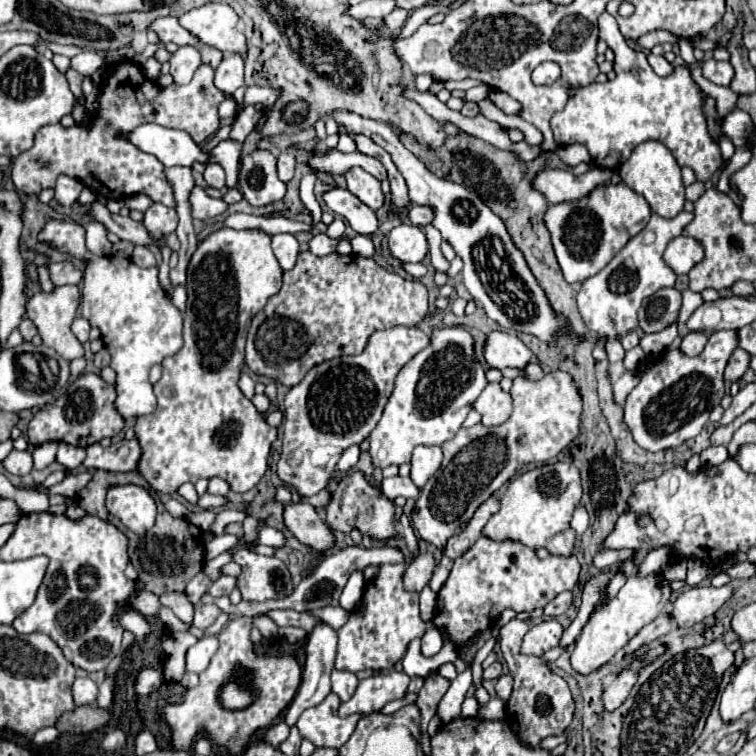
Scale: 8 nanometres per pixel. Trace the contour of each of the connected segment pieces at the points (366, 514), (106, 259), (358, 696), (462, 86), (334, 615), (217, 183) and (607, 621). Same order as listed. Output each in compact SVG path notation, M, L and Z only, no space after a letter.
M351 473L339 481L337 491L331 495L331 501L327 505L327 523L331 529L345 533L357 527L361 533L371 535L375 539L387 539L397 533L393 503L379 489L371 487L363 473Z
M49 219L37 233L37 241L49 243L53 249L69 253L75 259L85 259L81 313L91 327L101 331L101 341L111 353L111 369L117 373L117 413L125 421L153 413L155 395L153 385L149 383L149 369L155 363L161 363L165 355L175 355L183 347L183 315L163 291L157 267L141 269L127 257L93 255L85 247L85 227L75 221Z
M399 671L367 677L367 679L359 681L355 695L349 701L341 703L339 715L347 717L353 713L367 715L373 711L381 711L389 701L403 699L407 693L407 685L409 685L409 677Z
M466 78L464 80L458 80L458 81L453 81L453 80L445 81L443 85L445 85L445 87L447 87L447 90L449 91L453 91L453 90L467 91L473 86L481 85L481 81Z
M321 607L321 609L307 609L305 613L309 613L309 615L317 615L317 617L321 617L325 623L329 623L333 629L339 629L345 621L347 621L347 617L349 617L349 611L345 611L345 609L341 609L341 607Z
M217 163L207 165L203 177L205 177L207 185L213 187L213 189L221 189L221 187L225 187L225 171L223 171L223 167L217 165Z
M627 559L621 569L627 575L627 583L619 589L619 593L609 603L605 603L591 615L589 623L583 627L583 631L579 635L579 641L575 641L575 649L571 653L571 667L573 667L573 671L577 671L581 675L589 675L589 673L597 671L601 665L605 665L607 661L611 661L613 655L617 651L621 651L637 635L637 631L641 631L641 627L645 627L653 619L657 619L657 615L661 615L665 611L665 607L669 605L671 589L657 587L659 575L639 577L637 567L633 565L631 559Z

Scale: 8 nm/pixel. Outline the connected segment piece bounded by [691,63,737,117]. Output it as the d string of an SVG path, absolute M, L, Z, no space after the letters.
M695 63L695 65L691 67L691 75L693 75L693 81L695 81L707 95L711 95L711 97L717 101L717 113L719 113L719 117L725 117L725 115L735 107L737 95L733 95L731 87L719 87L719 85L715 85L715 83L709 83L709 81L703 77L699 63Z

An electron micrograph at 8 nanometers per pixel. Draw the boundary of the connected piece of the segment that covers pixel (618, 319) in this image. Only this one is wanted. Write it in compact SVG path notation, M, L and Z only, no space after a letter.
M681 211L673 219L653 213L641 233L629 239L629 243L597 275L583 281L577 305L589 331L597 335L625 335L637 327L637 309L641 307L641 301L661 287L671 287L675 283L675 273L665 265L663 251L671 239L683 233L691 219L693 215L687 211Z

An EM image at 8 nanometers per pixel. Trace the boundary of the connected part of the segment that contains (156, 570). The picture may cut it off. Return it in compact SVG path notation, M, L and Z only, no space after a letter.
M152 493L157 505L157 517L153 529L141 539L137 551L133 553L133 557L137 557L135 561L135 569L141 573L139 575L139 583L143 583L143 589L155 595L161 595L163 591L185 591L185 585L199 573L203 571L205 565L205 541L203 541L203 533L197 525L189 523L187 519L175 519L173 515L169 515L165 511L165 507L158 498L156 493Z

